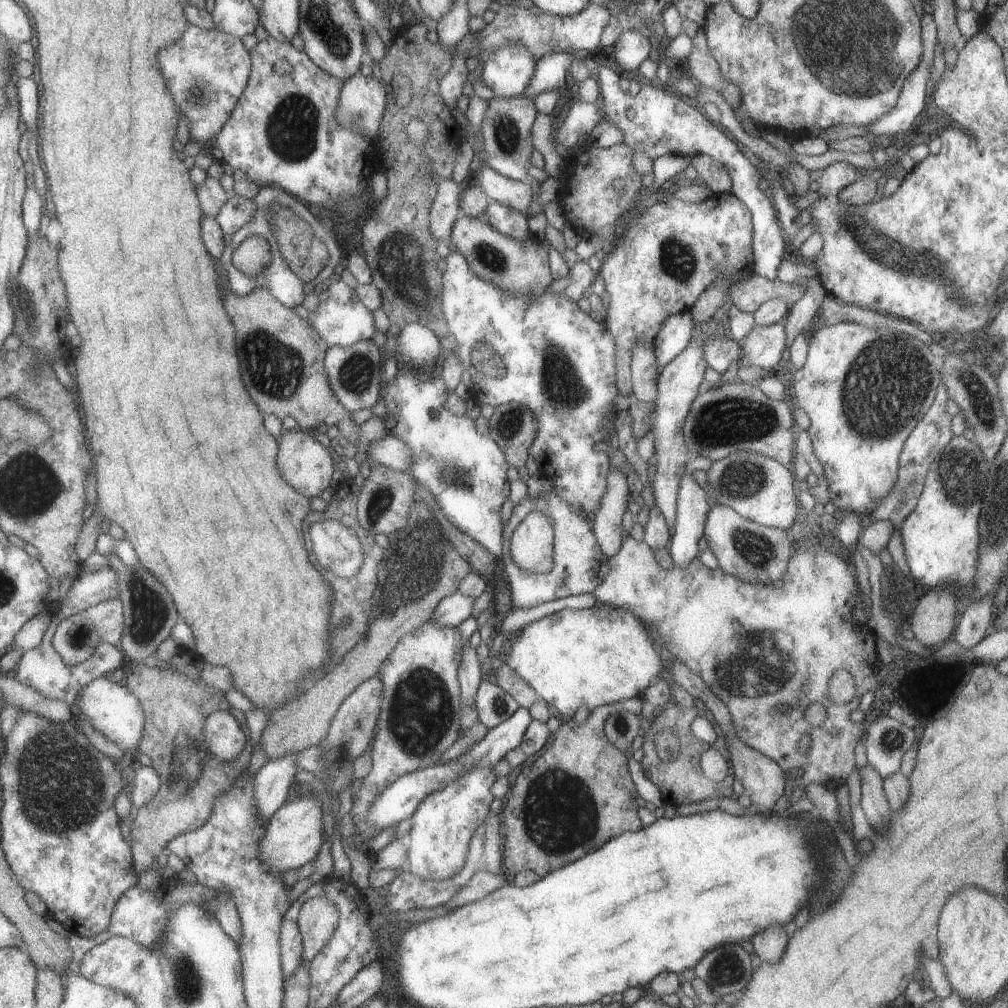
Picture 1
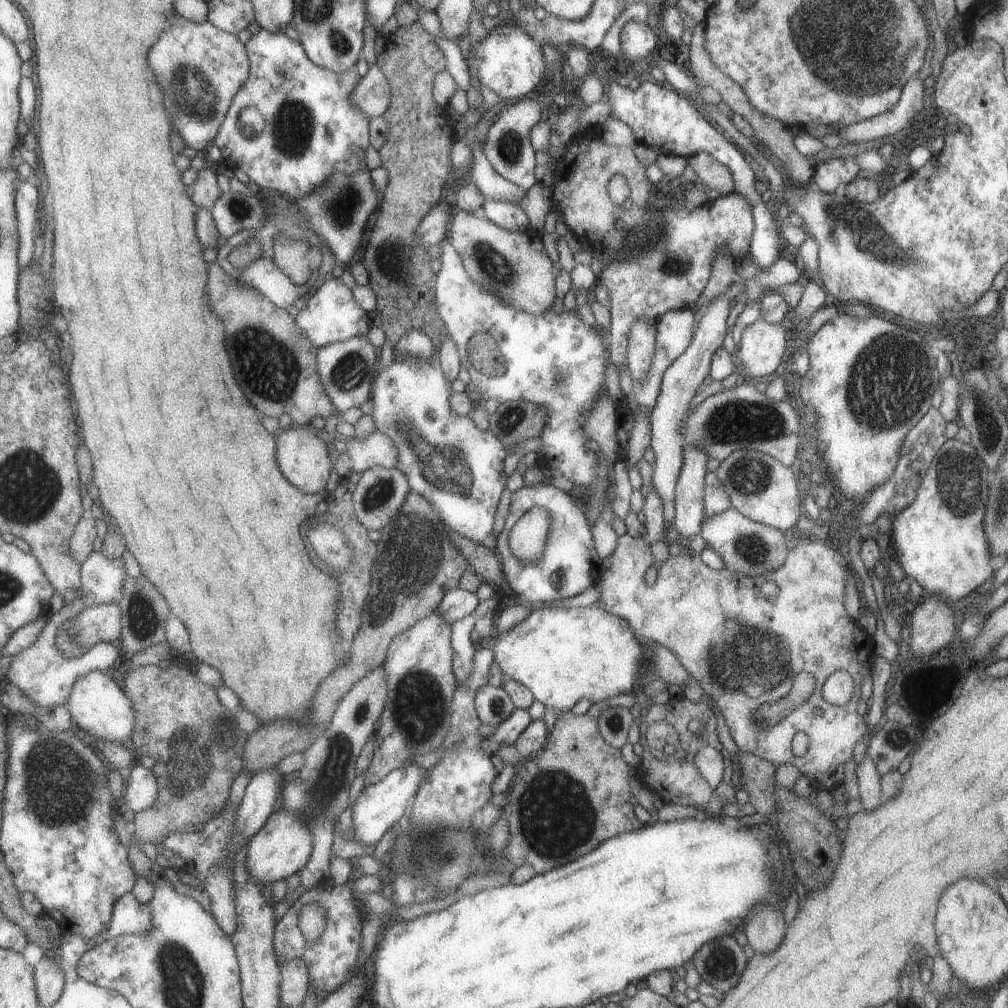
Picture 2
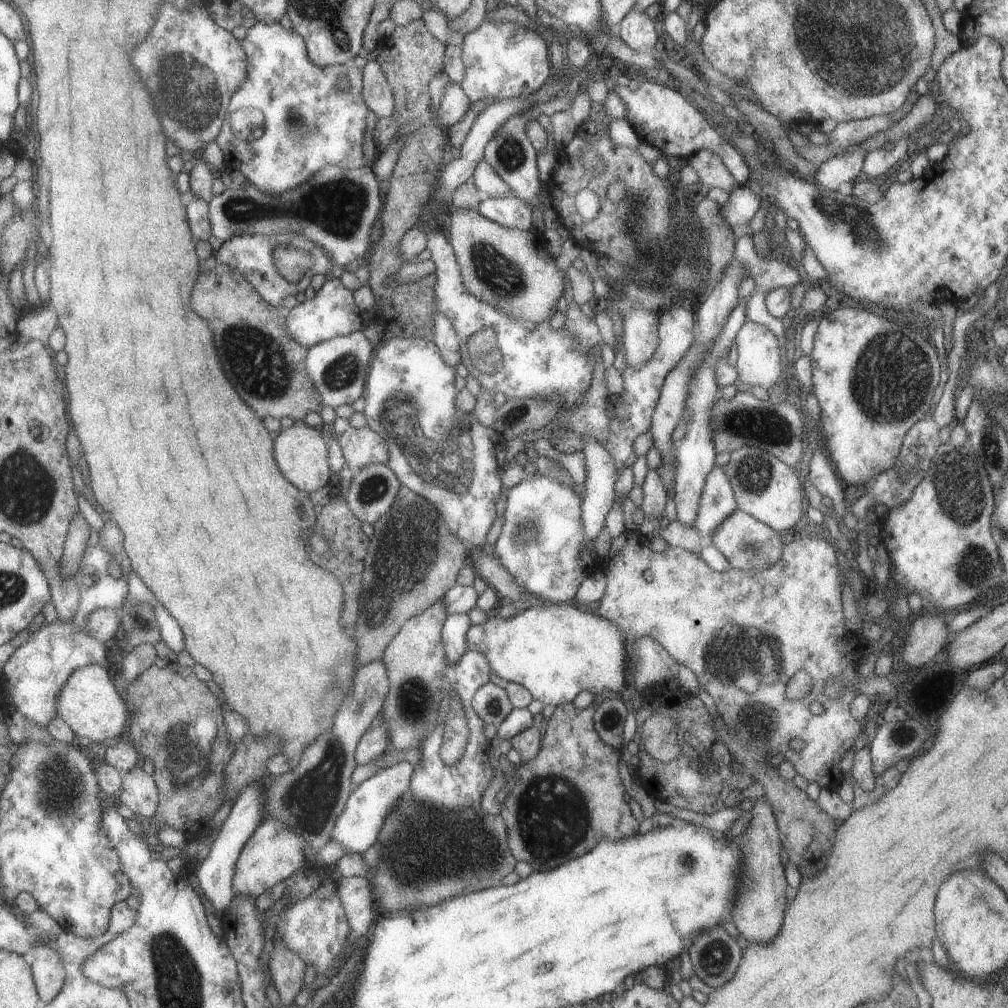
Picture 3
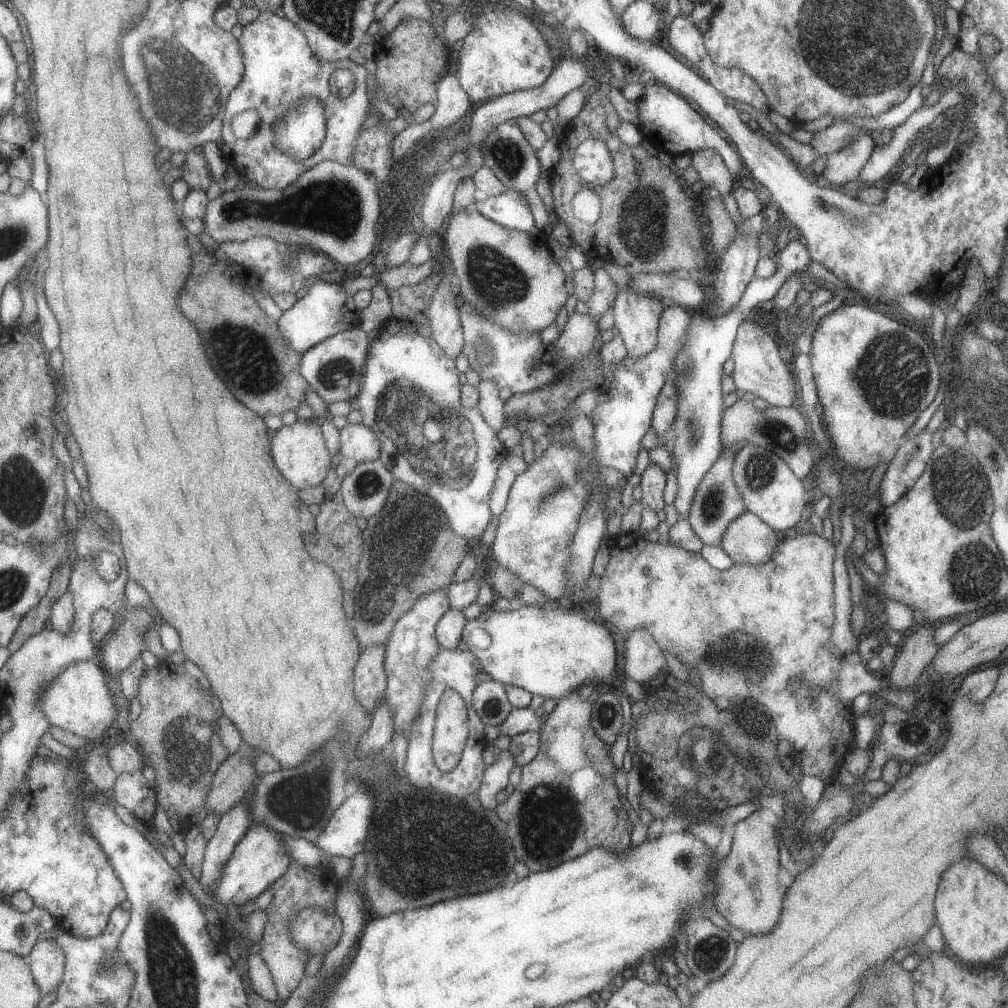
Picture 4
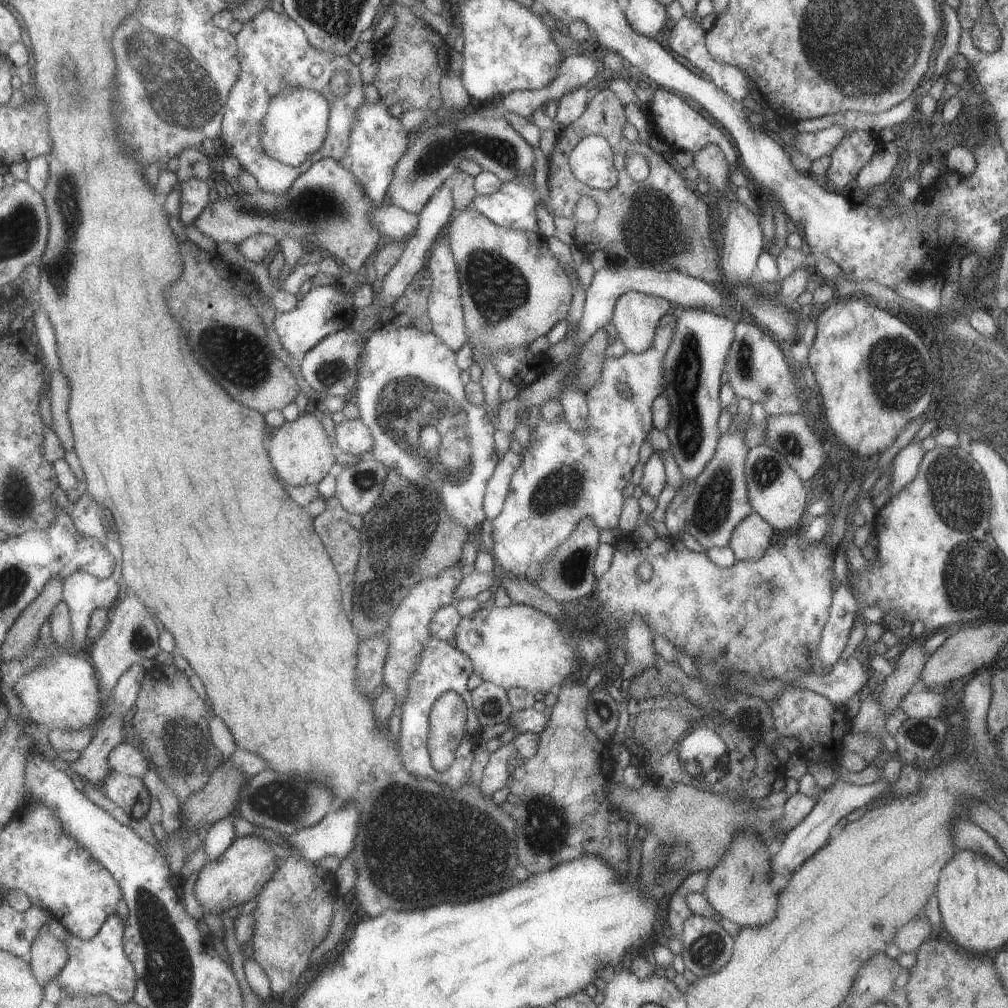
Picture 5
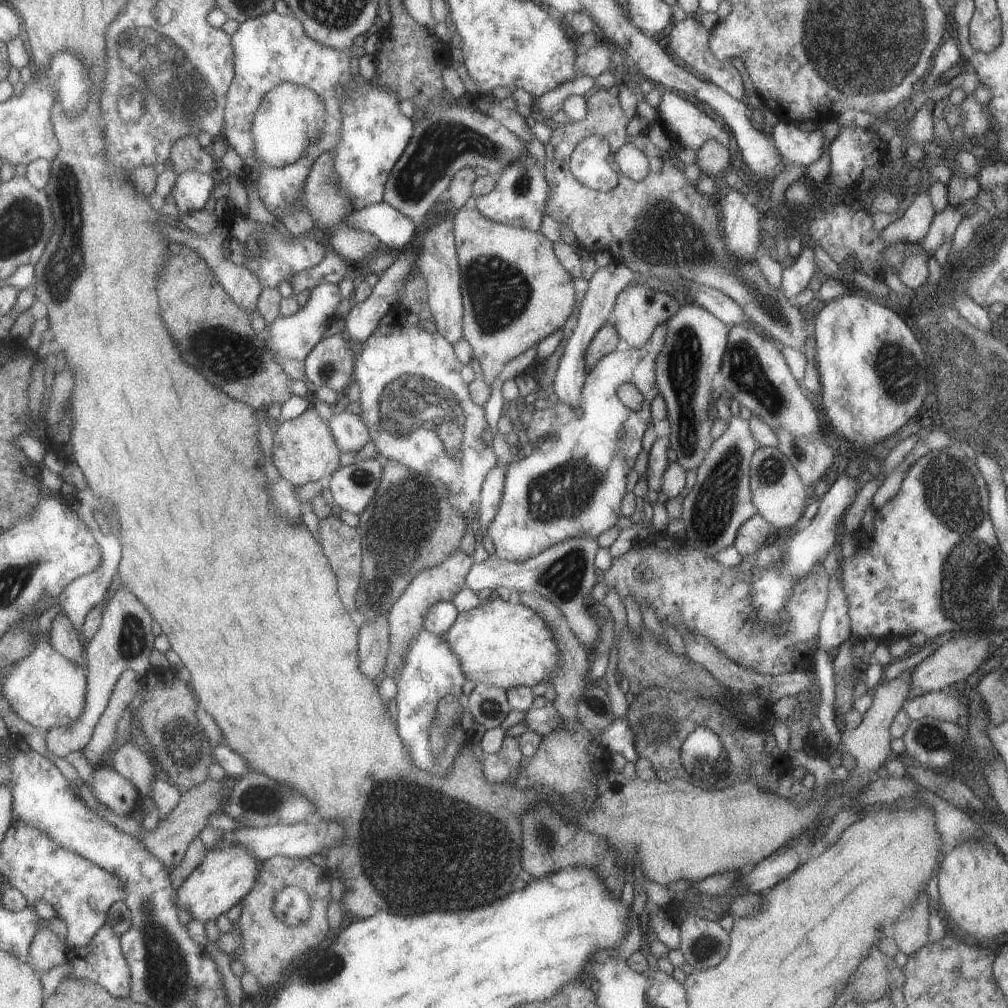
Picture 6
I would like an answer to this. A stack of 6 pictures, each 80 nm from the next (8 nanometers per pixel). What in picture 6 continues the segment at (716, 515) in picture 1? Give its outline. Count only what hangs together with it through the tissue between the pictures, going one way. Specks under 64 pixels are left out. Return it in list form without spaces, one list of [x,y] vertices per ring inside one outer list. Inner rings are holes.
[[[757,513],[741,524],[732,547],[741,554],[741,557],[753,554],[766,545],[767,534],[773,530],[773,527]]]

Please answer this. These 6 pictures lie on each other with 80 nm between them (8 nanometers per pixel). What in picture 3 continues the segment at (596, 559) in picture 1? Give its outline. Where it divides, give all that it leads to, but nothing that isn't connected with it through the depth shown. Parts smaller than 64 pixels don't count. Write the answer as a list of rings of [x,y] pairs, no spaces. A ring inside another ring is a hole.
[[[537,472],[534,474],[532,478],[528,478],[527,476],[524,477],[523,480],[518,485],[511,487],[506,492],[505,496],[505,504],[504,504],[504,511],[502,512],[502,527],[497,537],[497,540],[491,547],[492,551],[497,553],[498,560],[505,566],[506,570],[510,572],[513,580],[519,586],[522,586],[528,593],[537,596],[537,598],[542,600],[542,603],[550,604],[550,603],[565,603],[571,602],[572,598],[576,595],[577,589],[581,586],[582,580],[585,580],[585,577],[589,576],[591,572],[595,570],[601,570],[600,564],[595,560],[587,559],[585,557],[577,556],[575,553],[579,551],[582,545],[586,544],[588,538],[584,535],[584,530],[581,524],[580,519],[580,504],[581,504],[581,496],[577,494],[573,494],[572,490],[564,485],[559,485],[556,480],[551,480],[548,477],[541,476]],[[527,523],[533,523],[534,527],[536,528],[536,537],[529,541],[528,543],[521,543],[516,538],[516,530],[519,527],[525,526]]]

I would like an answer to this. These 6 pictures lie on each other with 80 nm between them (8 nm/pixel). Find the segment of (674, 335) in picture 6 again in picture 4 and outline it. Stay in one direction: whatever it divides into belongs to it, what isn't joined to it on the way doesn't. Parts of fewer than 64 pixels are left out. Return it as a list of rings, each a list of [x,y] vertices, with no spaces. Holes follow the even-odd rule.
[[[802,239],[787,241],[777,254],[776,271],[765,278],[750,279],[737,304],[727,314],[715,317],[707,314],[691,315],[686,333],[687,341],[678,351],[674,360],[674,370],[667,379],[673,379],[677,393],[677,408],[669,436],[673,438],[673,458],[676,468],[676,495],[672,505],[679,518],[688,515],[698,482],[705,476],[709,467],[719,458],[722,450],[720,441],[720,416],[724,408],[720,385],[723,362],[731,357],[732,344],[738,326],[749,319],[754,307],[761,305],[780,289],[791,274],[802,275],[808,269],[810,256]]]

